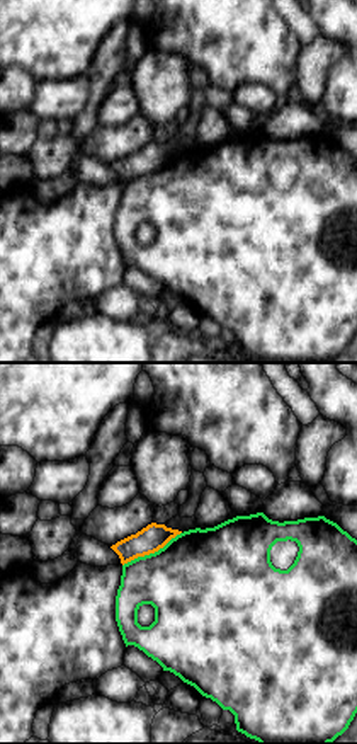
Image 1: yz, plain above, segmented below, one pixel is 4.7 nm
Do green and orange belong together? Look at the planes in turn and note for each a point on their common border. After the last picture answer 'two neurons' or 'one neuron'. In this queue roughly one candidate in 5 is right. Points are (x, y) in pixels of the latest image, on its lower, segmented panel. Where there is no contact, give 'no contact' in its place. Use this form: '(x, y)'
(152, 554)

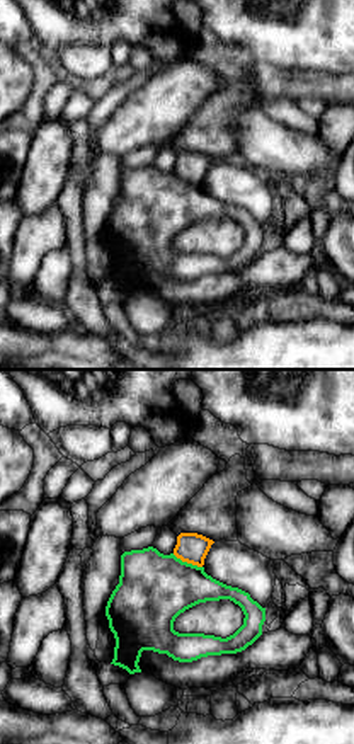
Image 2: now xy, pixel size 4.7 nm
(186, 562)

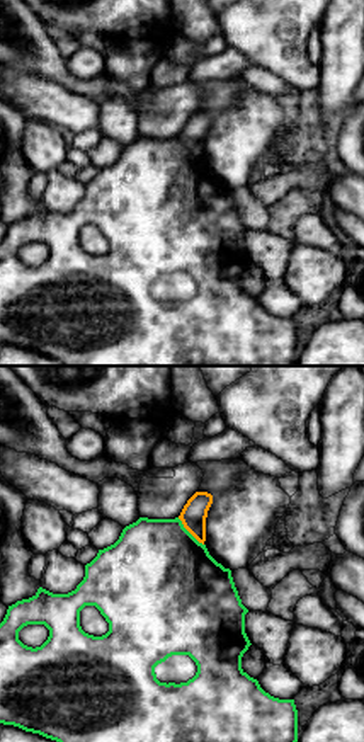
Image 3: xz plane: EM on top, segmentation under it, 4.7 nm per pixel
(187, 531)

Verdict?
two neurons

